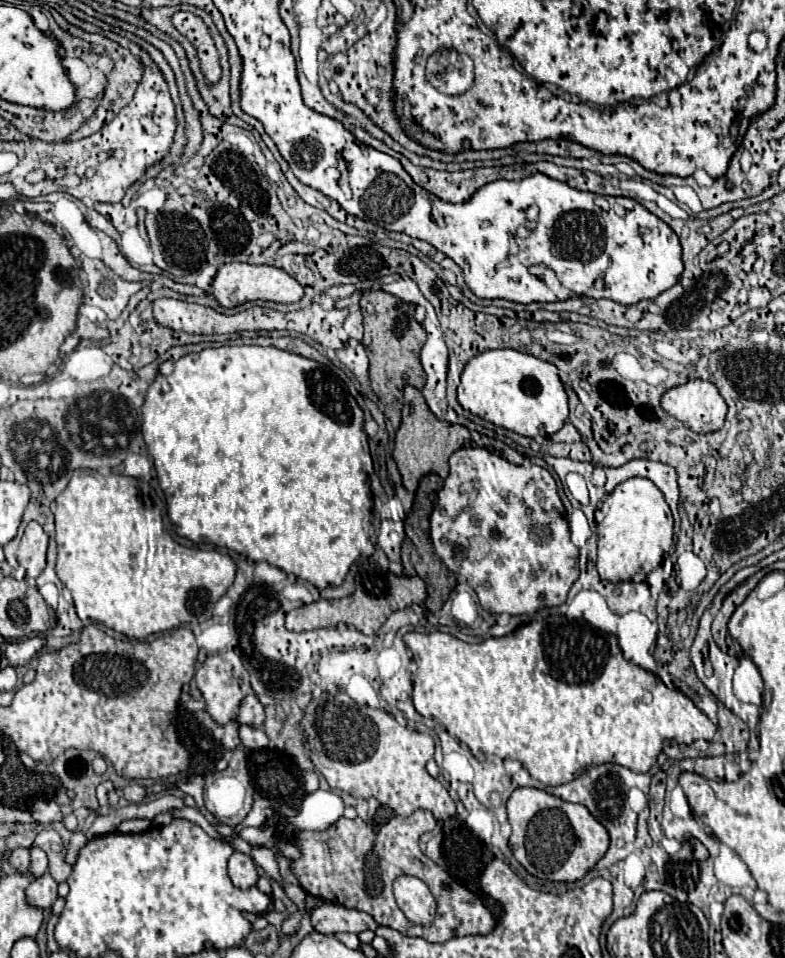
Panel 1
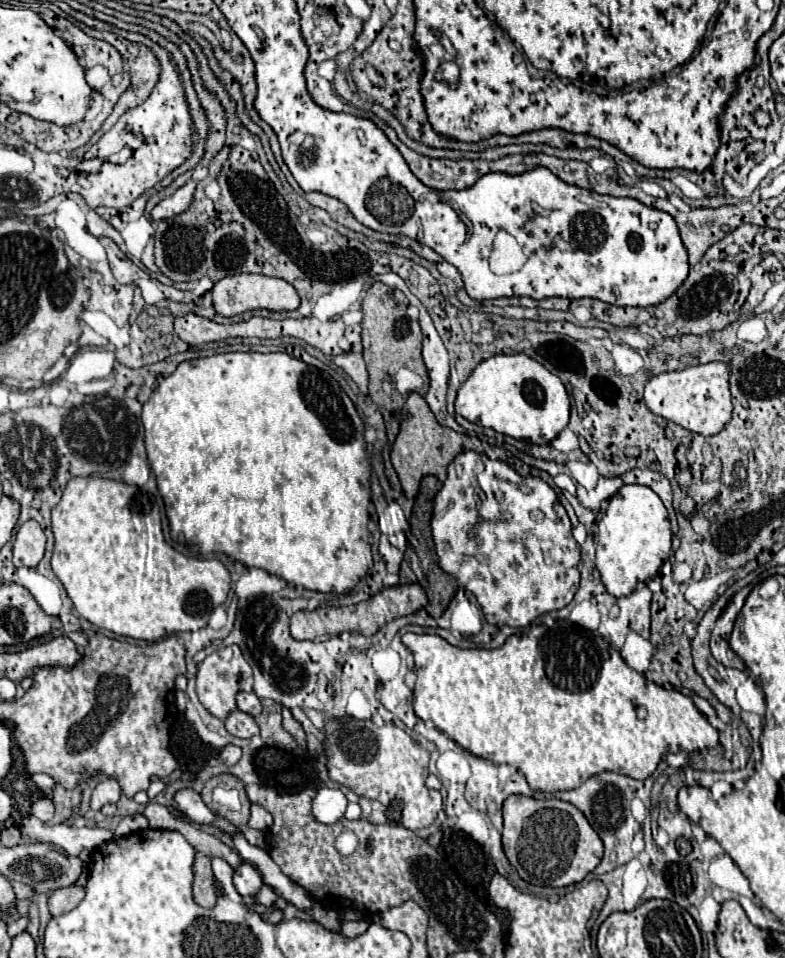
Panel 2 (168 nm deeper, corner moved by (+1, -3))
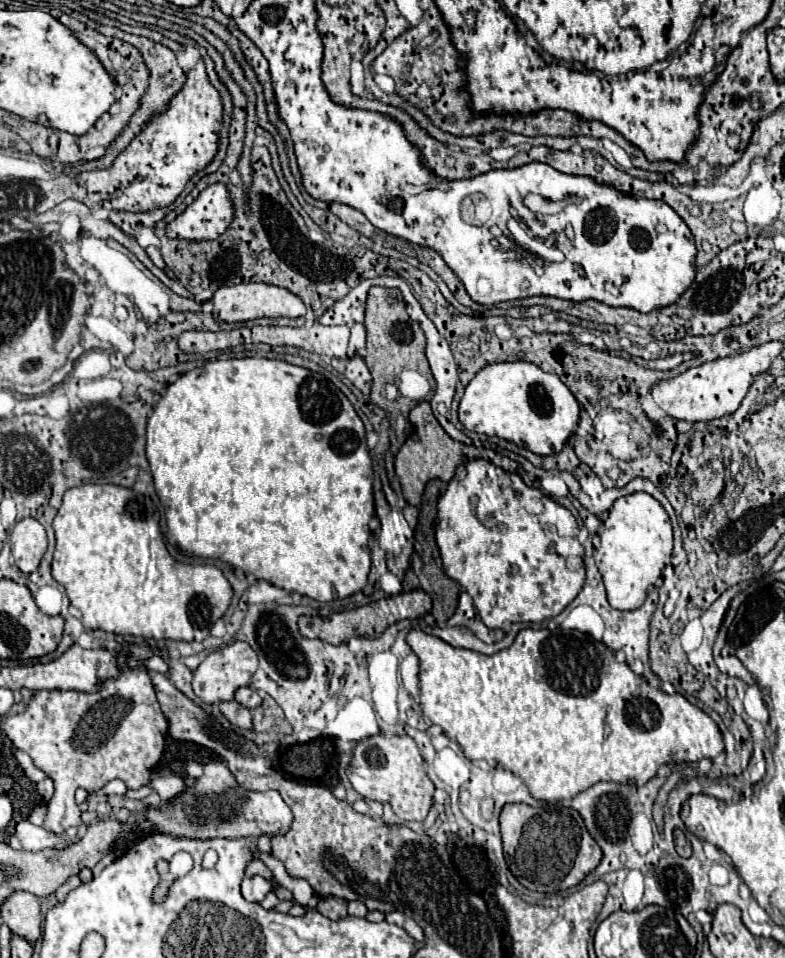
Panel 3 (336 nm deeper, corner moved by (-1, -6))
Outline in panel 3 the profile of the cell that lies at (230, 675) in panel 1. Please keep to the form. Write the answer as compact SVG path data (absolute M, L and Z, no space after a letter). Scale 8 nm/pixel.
M246 642L228 644L220 650L210 652L202 660L202 664L196 668L194 680L192 680L194 694L206 704L220 704L220 702L226 702L226 700L234 700L234 692L240 686L250 686L250 680L252 680L256 668L258 668L258 656Z

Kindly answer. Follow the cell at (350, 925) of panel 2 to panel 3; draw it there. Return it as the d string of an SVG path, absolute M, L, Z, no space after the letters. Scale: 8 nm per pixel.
M326 896L326 898L320 898L316 910L320 914L324 914L326 918L330 920L342 920L348 916L348 910L346 910L346 902L340 900L340 898L334 898L334 896Z

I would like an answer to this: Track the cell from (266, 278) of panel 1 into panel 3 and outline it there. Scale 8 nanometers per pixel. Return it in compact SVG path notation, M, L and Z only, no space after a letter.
M242 282L236 286L220 286L214 292L212 302L214 302L214 318L218 322L246 322L246 320L264 318L264 316L266 318L280 318L280 316L298 318L306 314L306 306L296 294L292 294L286 288L264 284L264 282Z

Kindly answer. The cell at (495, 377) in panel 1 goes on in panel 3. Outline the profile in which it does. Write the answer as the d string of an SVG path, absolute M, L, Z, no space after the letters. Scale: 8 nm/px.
M522 360L482 368L466 386L458 406L458 418L468 430L510 440L540 456L562 450L578 424L578 412L578 400L556 374L548 374L536 364Z

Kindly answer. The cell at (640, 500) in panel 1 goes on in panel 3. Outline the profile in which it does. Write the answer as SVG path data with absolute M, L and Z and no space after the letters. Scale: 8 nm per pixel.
M634 492L618 498L602 522L600 546L596 548L596 566L604 578L608 602L618 610L636 610L644 604L648 588L660 578L662 568L672 565L673 529L670 516L654 496Z

